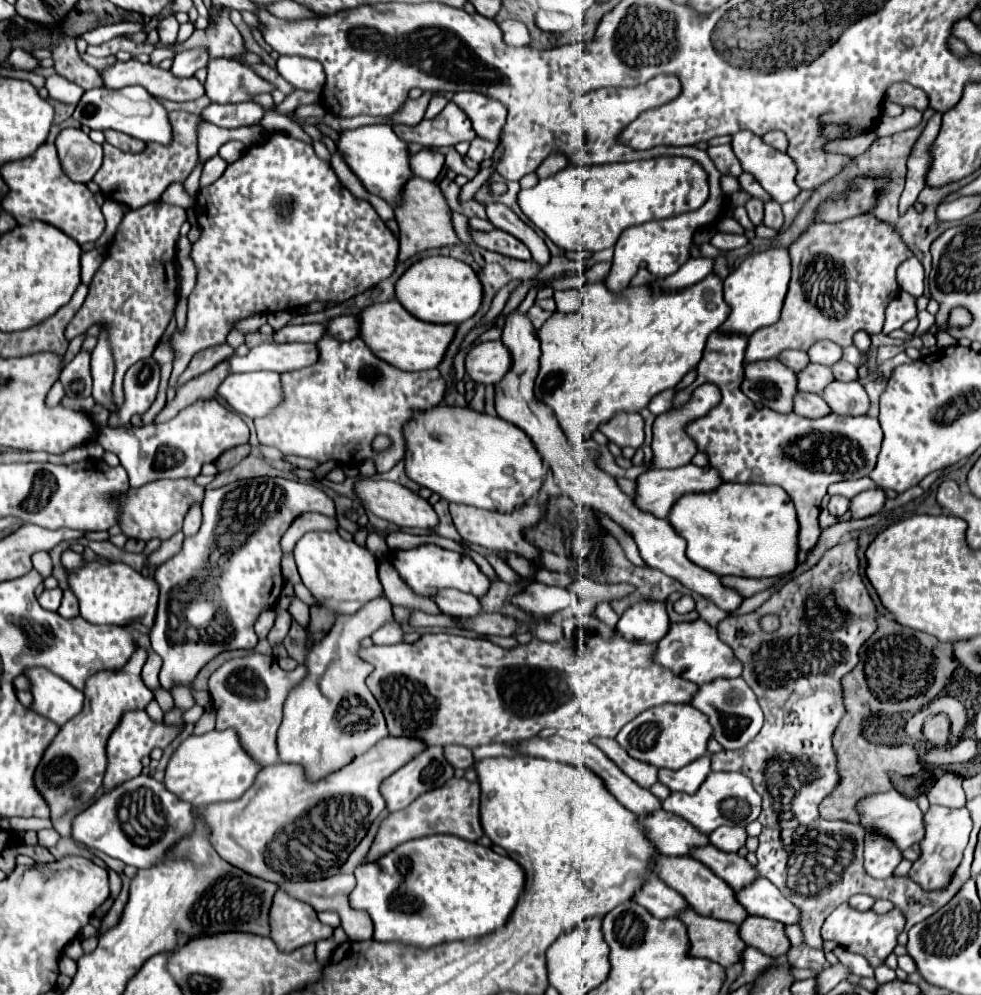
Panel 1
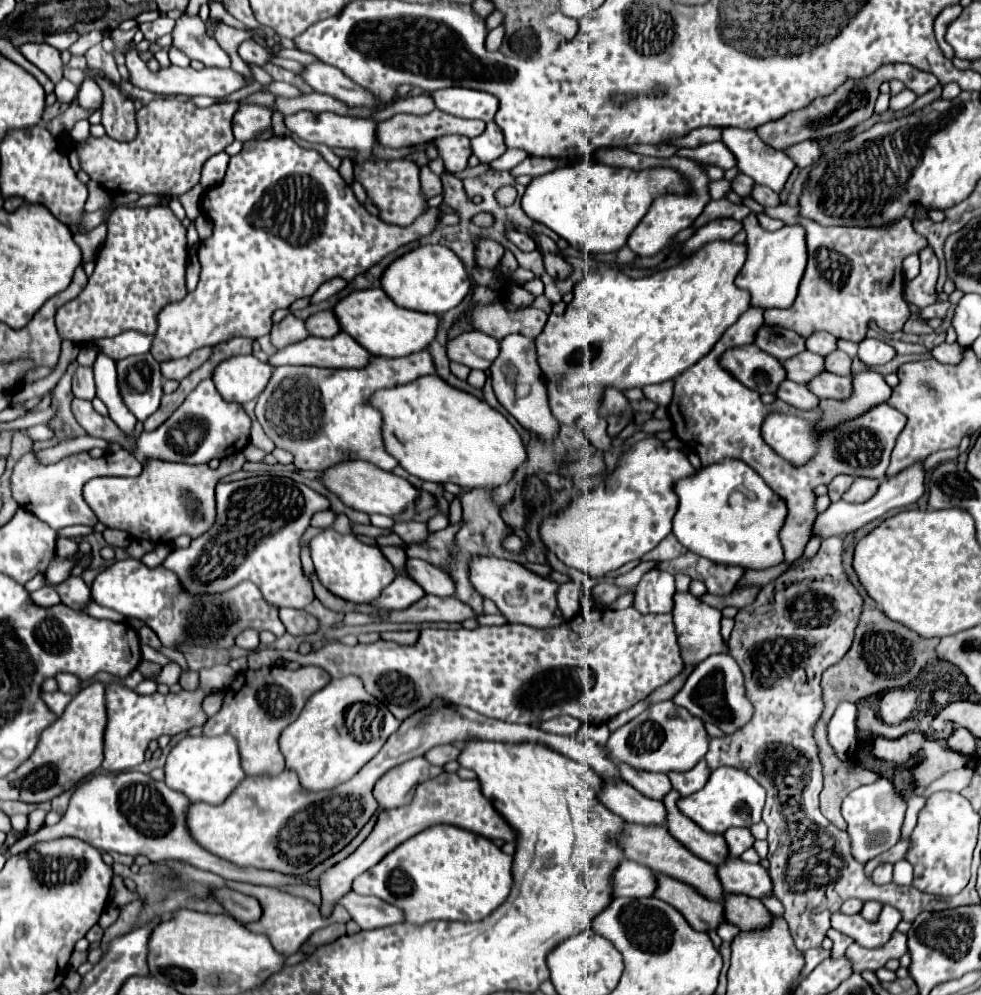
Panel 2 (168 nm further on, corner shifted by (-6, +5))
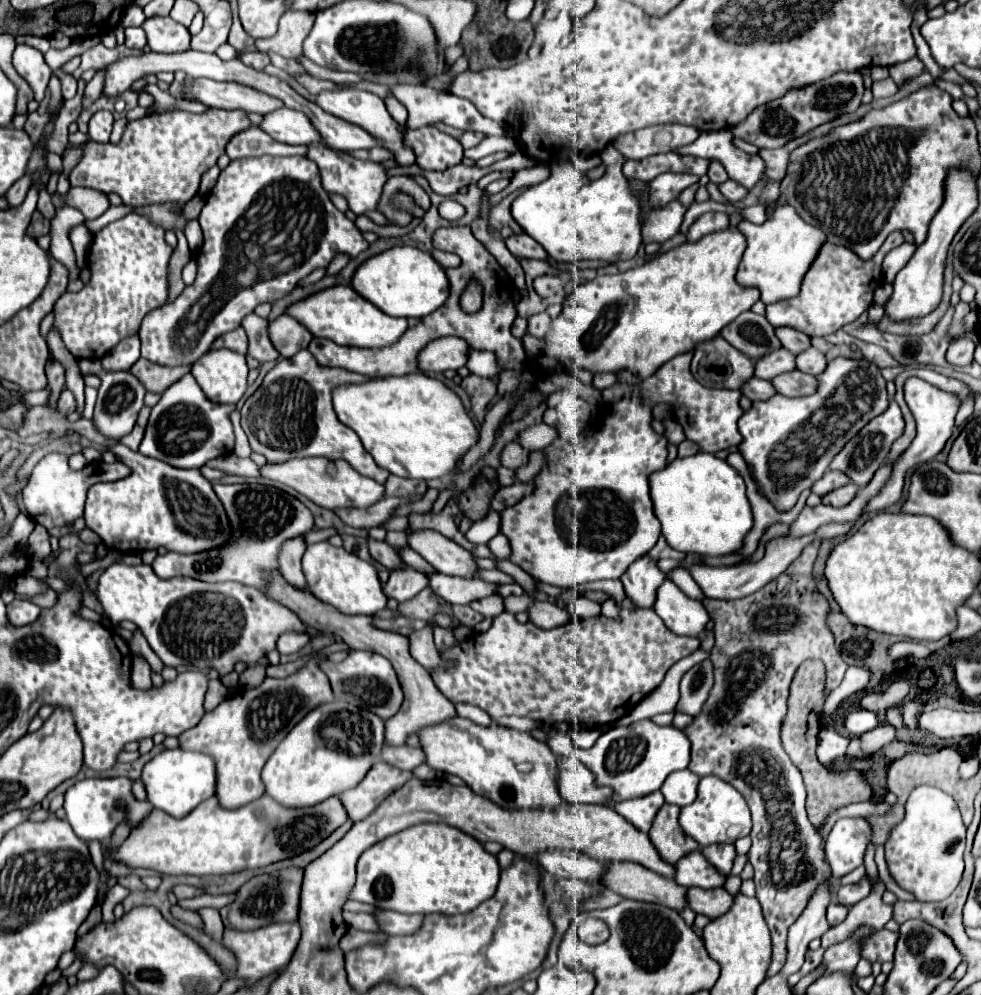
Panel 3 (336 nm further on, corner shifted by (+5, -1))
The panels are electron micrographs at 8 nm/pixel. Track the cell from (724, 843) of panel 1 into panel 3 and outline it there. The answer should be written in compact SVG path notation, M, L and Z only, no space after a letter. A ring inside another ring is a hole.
M712 844L712 846L706 846L702 848L704 856L708 858L708 862L712 866L716 866L720 872L724 874L730 874L730 868L732 868L732 862L736 858L736 848L734 844Z

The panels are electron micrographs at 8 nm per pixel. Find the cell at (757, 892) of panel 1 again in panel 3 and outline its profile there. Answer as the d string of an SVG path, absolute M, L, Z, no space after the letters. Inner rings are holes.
M692 852L692 856L686 856L676 864L676 876L674 880L682 886L700 886L700 888L722 888L726 884L726 876L720 874L702 852Z

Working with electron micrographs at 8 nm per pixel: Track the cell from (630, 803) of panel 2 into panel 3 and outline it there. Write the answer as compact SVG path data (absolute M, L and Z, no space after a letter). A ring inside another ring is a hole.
M560 758L560 772L558 772L558 790L564 800L572 804L596 804L614 808L616 802L612 800L614 790L608 786L598 786L596 776L572 758Z

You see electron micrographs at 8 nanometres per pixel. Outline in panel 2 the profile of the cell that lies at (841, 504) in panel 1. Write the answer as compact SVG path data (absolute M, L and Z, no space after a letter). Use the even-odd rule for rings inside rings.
M835 476L831 482L829 482L829 490L827 490L827 494L829 494L829 498L831 498L831 502L837 502L837 500L841 500L841 496L843 496L843 492L851 486L851 482L853 482L853 476Z

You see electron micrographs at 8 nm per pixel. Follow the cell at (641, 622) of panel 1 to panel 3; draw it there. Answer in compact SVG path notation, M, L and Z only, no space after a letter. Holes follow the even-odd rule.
M642 556L624 572L620 580L626 586L626 596L632 604L638 604L640 608L652 608L656 592L666 580L666 574L658 570L652 558Z

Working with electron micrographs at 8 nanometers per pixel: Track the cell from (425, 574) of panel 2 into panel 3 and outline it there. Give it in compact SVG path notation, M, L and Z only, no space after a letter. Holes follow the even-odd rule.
M368 540L368 548L370 548L370 554L376 562L380 562L382 566L386 566L388 570L402 570L406 568L402 558L398 556L398 552L386 544L386 542L378 542L378 540Z

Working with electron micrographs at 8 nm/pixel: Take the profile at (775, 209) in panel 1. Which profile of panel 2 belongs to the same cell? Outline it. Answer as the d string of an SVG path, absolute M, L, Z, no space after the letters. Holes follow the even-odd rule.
M755 184L753 186L753 190L751 190L751 198L755 200L755 202L759 202L761 206L777 206L779 204L779 196L771 190L771 188L767 188L767 186L759 186L759 184Z

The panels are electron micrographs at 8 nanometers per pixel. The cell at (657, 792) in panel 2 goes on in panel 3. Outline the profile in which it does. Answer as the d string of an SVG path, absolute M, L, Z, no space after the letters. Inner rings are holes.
M656 790L648 796L636 798L636 800L624 800L614 810L620 816L624 816L630 824L634 824L636 828L642 828L644 832L648 832L654 816L662 808L662 804L664 804L664 796L662 796L660 790Z

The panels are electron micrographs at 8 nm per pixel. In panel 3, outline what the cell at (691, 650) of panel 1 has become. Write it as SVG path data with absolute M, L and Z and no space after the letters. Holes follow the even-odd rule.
M666 580L658 588L654 610L668 626L668 630L674 632L676 636L698 638L700 632L706 630L706 624L710 620L702 602L684 596L684 592L680 592L680 588L670 580Z

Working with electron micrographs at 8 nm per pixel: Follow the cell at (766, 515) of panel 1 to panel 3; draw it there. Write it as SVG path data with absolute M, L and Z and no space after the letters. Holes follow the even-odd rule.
M712 454L676 458L664 470L652 474L650 496L666 542L684 554L734 554L744 546L744 538L754 526L752 506L746 496L746 482L726 460Z

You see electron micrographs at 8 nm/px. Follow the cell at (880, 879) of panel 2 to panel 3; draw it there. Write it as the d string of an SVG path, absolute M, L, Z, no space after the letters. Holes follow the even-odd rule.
M862 878L860 882L850 884L850 886L840 886L838 902L846 906L854 906L856 902L864 900L870 894L870 890L872 890L872 882L868 878Z

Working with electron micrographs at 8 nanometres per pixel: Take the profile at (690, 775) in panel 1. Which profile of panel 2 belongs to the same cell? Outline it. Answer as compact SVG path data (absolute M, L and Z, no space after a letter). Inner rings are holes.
M705 760L697 762L689 772L673 772L669 774L673 788L681 794L681 796L689 796L697 790L701 790L705 786L705 782L709 780L709 768L705 764Z

